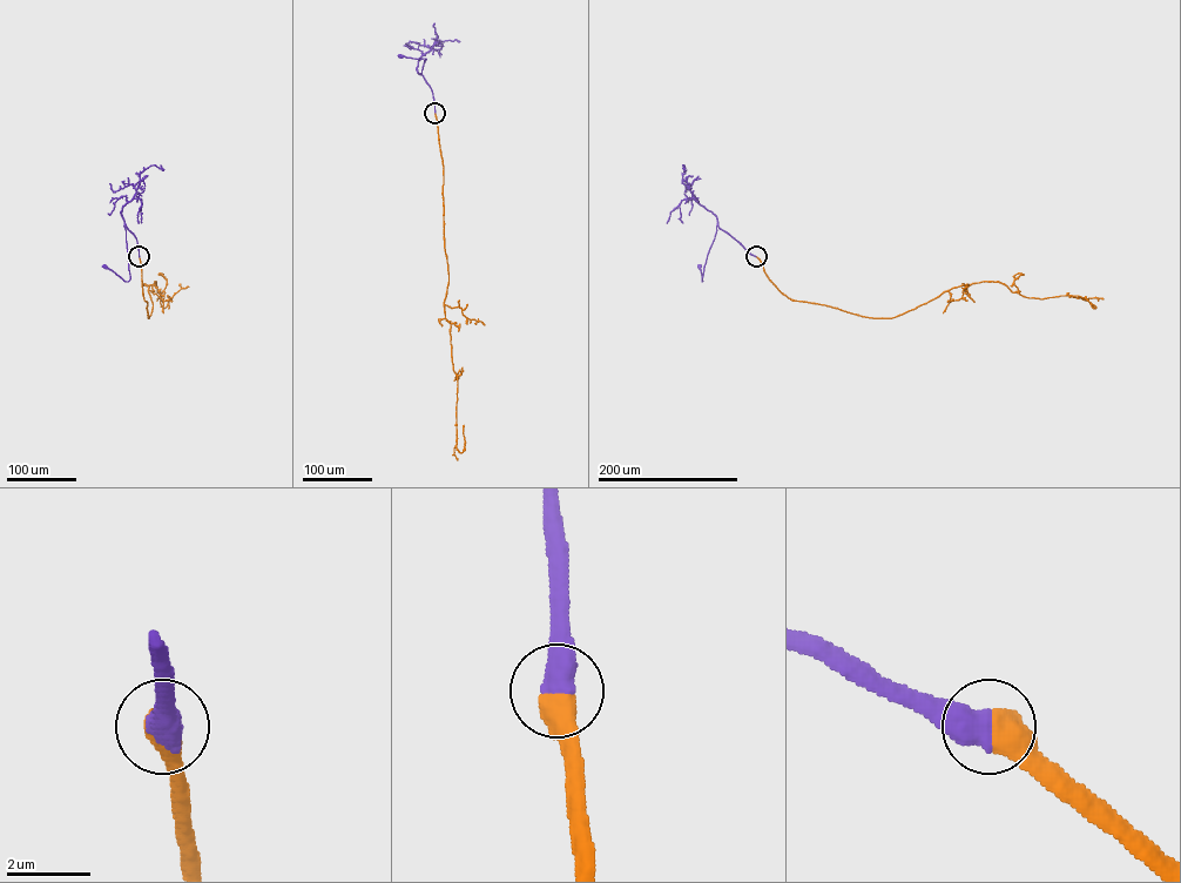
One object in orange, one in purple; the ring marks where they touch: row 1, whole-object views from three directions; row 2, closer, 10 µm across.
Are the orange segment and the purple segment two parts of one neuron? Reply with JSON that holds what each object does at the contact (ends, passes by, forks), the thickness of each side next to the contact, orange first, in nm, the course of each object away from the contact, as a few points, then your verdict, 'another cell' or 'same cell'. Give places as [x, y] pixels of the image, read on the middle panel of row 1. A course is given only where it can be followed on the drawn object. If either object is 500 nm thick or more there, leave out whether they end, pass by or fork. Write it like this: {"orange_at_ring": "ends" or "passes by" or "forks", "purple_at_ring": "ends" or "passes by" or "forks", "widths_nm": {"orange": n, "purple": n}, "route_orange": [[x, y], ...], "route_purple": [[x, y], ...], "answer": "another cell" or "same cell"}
{"widths_nm": {"orange": 700, "purple": 700}, "route_orange": [[434, 113], [449, 275], [444, 307], [457, 377], [456, 446], [460, 452], [464, 426]], "route_purple": [[434, 113], [432, 91], [419, 74], [426, 59], [400, 55]], "answer": "same cell"}

